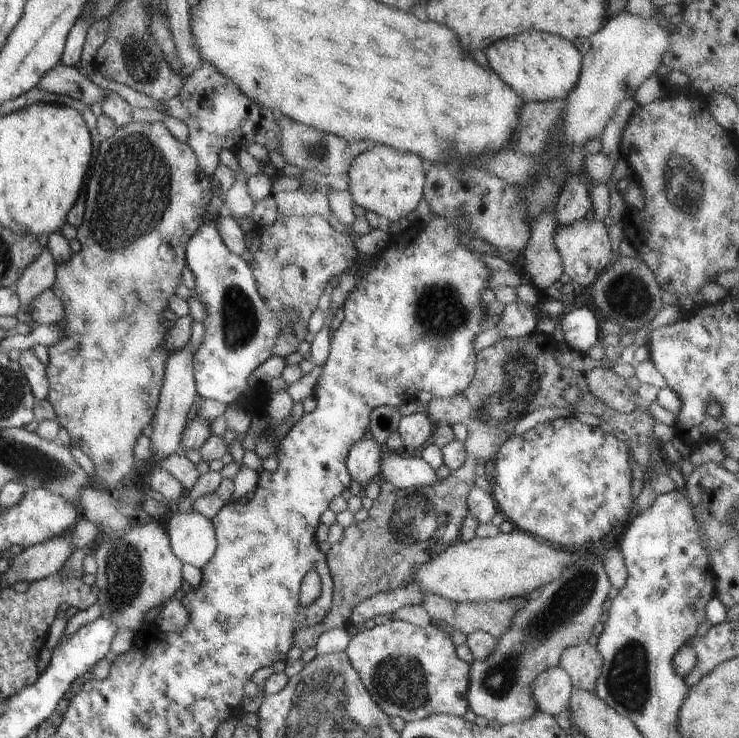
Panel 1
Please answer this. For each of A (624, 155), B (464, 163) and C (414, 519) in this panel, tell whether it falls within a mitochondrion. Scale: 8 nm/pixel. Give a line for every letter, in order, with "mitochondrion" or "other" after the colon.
A: other
B: other
C: mitochondrion

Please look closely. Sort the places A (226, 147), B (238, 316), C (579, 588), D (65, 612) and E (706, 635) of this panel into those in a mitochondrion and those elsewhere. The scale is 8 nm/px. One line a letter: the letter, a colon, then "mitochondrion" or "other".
A: other
B: mitochondrion
C: mitochondrion
D: other
E: other

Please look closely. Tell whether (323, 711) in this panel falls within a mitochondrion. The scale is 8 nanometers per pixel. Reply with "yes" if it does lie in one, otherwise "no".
yes

